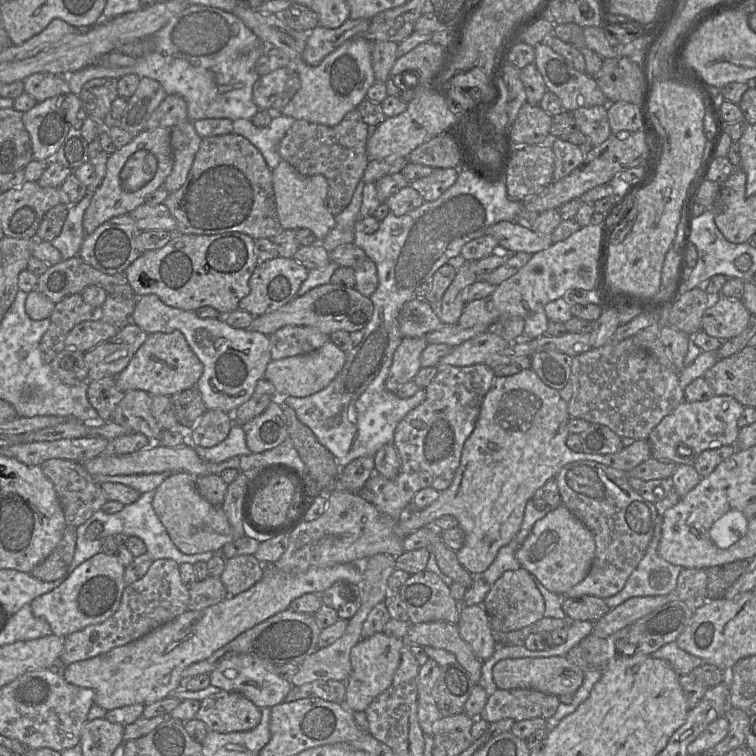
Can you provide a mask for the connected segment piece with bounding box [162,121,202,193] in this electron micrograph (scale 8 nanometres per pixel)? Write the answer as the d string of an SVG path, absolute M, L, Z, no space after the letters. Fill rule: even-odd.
M184 121L171 128L173 167L162 186L169 193L177 191L186 182L201 140L192 121Z

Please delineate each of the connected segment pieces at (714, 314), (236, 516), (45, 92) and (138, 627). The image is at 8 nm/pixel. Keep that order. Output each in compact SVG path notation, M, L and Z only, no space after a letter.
M722 295L714 297L702 318L701 331L727 341L740 335L747 327L750 312L742 300L729 299Z
M239 471L235 480L228 484L225 499L221 506L230 524L233 539L245 536L245 484L247 480L244 473Z
M36 73L24 79L23 85L24 92L32 96L37 103L70 92L67 75Z
M149 553L134 557L125 567L126 584L117 611L100 624L89 625L64 638L59 665L93 658L131 643L154 629L174 620L188 610L189 589L183 584L179 564L171 559L154 560Z

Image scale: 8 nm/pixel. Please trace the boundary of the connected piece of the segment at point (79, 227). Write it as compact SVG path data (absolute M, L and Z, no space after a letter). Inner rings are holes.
M91 191L77 204L70 205L66 221L58 237L51 245L59 250L63 260L79 256L80 248L86 238L83 216L91 200Z

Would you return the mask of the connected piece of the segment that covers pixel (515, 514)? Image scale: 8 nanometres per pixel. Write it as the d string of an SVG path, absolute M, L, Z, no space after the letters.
M532 368L511 376L496 377L483 399L475 428L463 446L460 466L452 484L440 492L440 496L429 507L406 513L399 520L399 536L405 538L425 526L432 526L441 516L452 515L465 533L464 545L456 552L457 559L473 576L481 576L495 560L499 550L518 534L527 502L565 465L589 460L628 473L651 457L647 439L636 440L612 454L574 452L567 446L569 418L568 403L561 398L558 390L546 385Z

